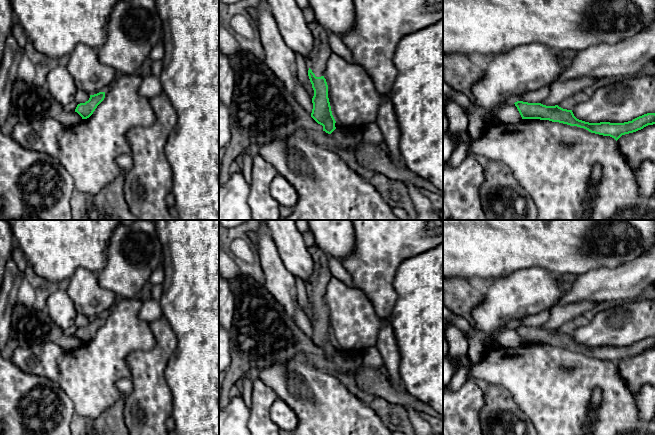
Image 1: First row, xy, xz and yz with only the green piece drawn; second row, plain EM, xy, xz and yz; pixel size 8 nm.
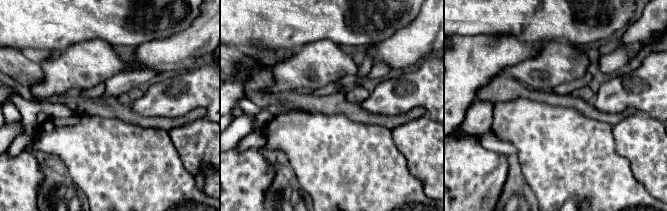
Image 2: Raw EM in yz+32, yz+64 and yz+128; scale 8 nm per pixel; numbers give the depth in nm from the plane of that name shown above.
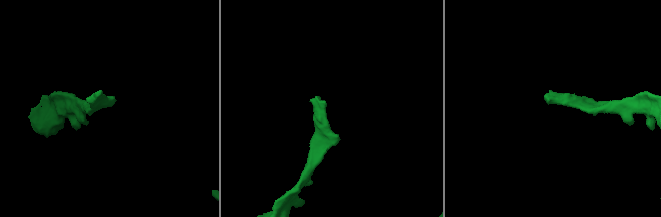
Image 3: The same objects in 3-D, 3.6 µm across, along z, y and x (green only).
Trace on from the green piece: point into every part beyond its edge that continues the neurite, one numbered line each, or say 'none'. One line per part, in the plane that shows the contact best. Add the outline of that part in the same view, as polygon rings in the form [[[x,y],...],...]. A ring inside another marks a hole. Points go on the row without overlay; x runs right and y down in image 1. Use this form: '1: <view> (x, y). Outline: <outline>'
1: xz (321, 275). Outline: [[[317,246],[309,247],[308,251],[314,262],[314,271],[308,290],[316,301],[321,301],[324,299],[326,286],[332,276],[328,266],[327,254]]]

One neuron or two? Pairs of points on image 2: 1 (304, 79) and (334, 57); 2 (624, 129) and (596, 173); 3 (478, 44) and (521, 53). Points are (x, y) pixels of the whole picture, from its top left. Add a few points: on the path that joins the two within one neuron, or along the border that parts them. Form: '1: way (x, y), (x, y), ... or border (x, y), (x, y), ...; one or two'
1: way (311, 72), (321, 62), (327, 62); one
2: border (612, 127), (615, 150), (624, 156), (629, 163); two
3: way (489, 51), (510, 51); one

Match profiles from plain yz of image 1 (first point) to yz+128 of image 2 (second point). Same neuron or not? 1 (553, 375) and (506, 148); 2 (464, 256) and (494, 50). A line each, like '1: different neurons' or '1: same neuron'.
1: different neurons
2: different neurons

